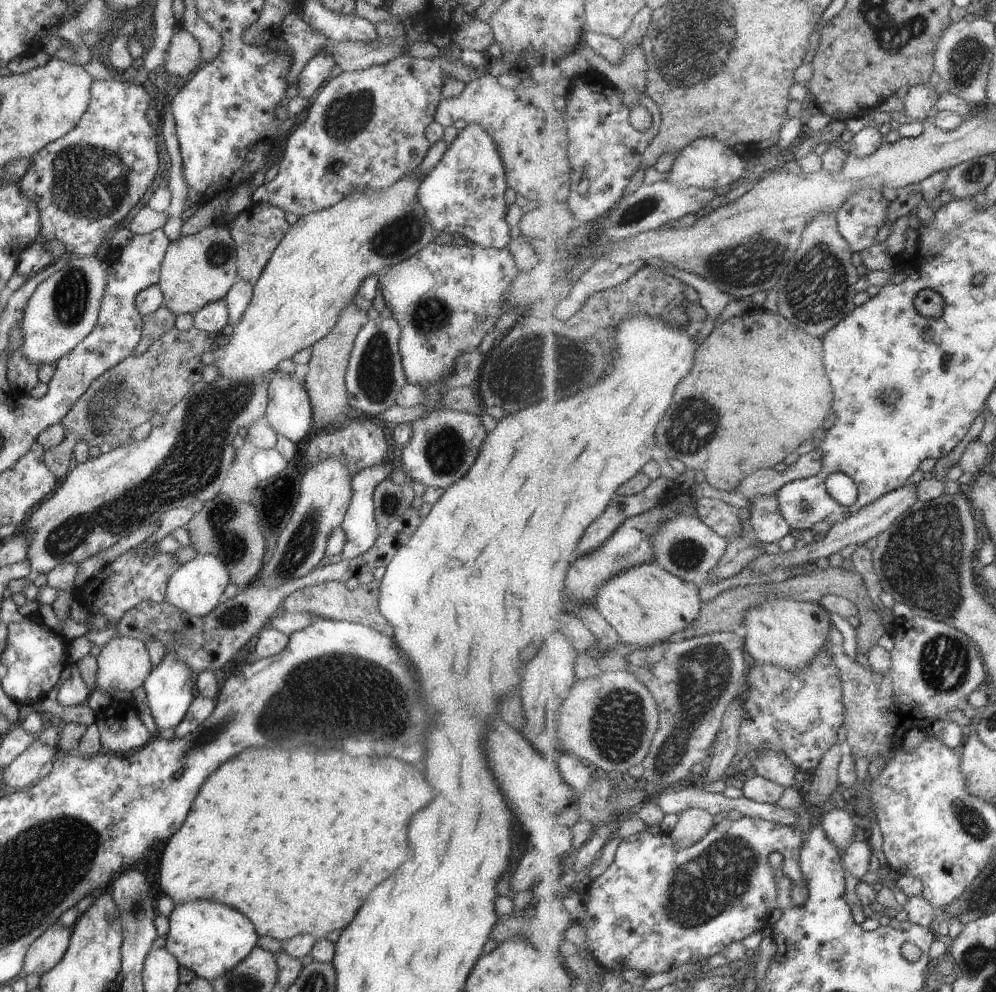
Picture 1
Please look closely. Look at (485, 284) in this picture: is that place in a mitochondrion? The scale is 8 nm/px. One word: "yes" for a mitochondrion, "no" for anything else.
no

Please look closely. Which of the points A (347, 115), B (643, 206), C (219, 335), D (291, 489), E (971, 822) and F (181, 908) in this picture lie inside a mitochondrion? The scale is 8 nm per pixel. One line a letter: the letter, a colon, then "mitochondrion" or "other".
A: mitochondrion
B: mitochondrion
C: other
D: mitochondrion
E: mitochondrion
F: other

